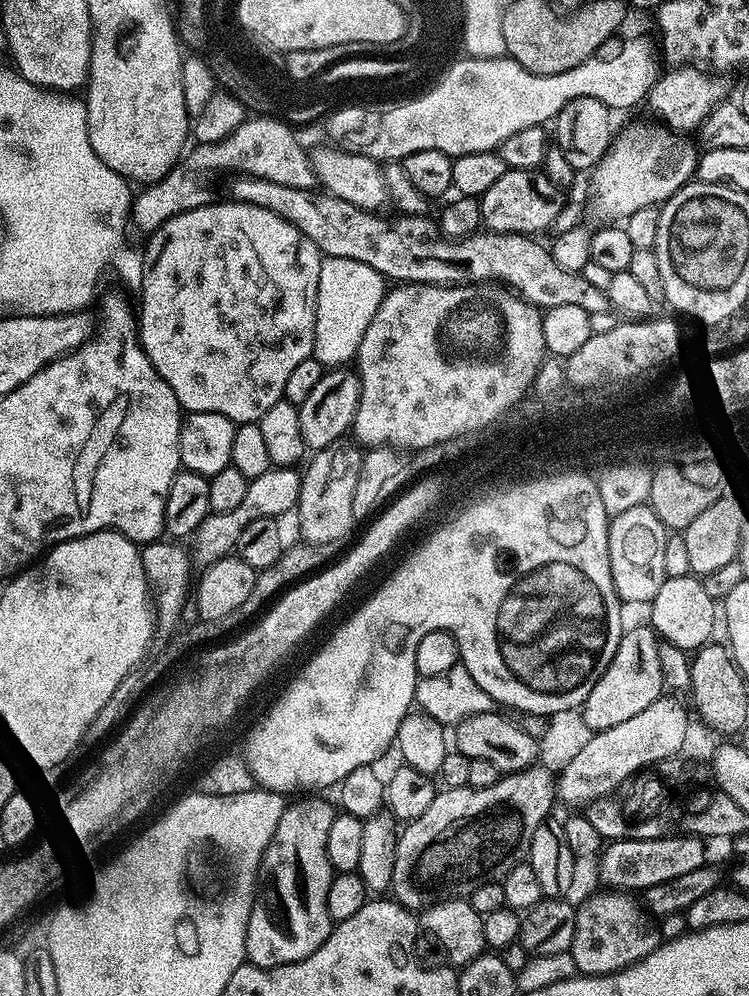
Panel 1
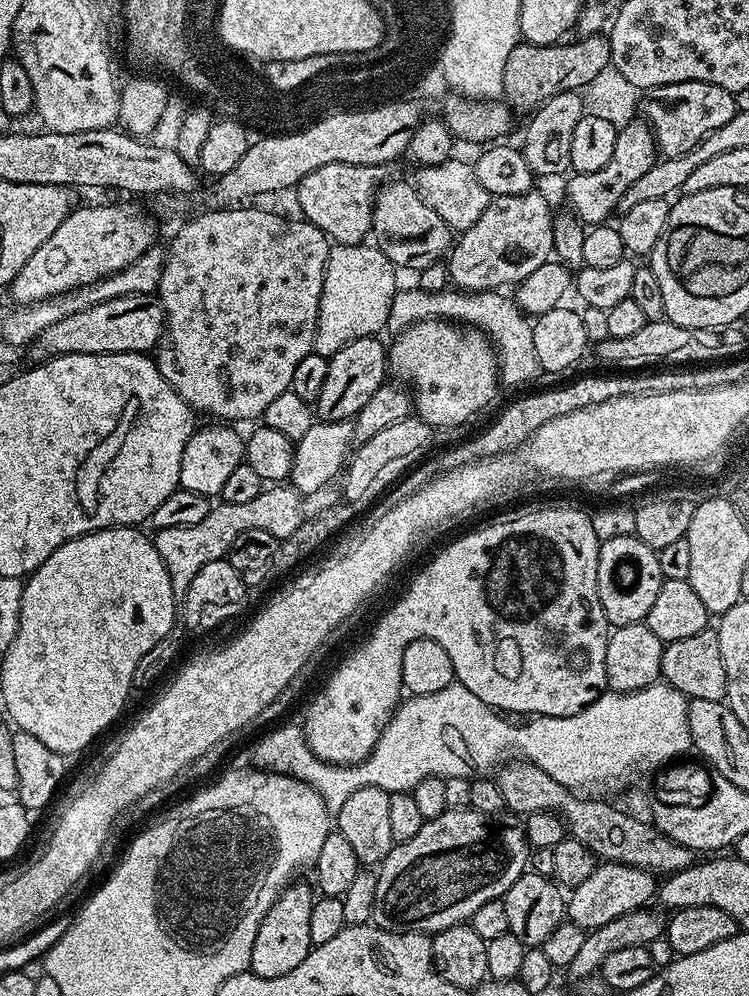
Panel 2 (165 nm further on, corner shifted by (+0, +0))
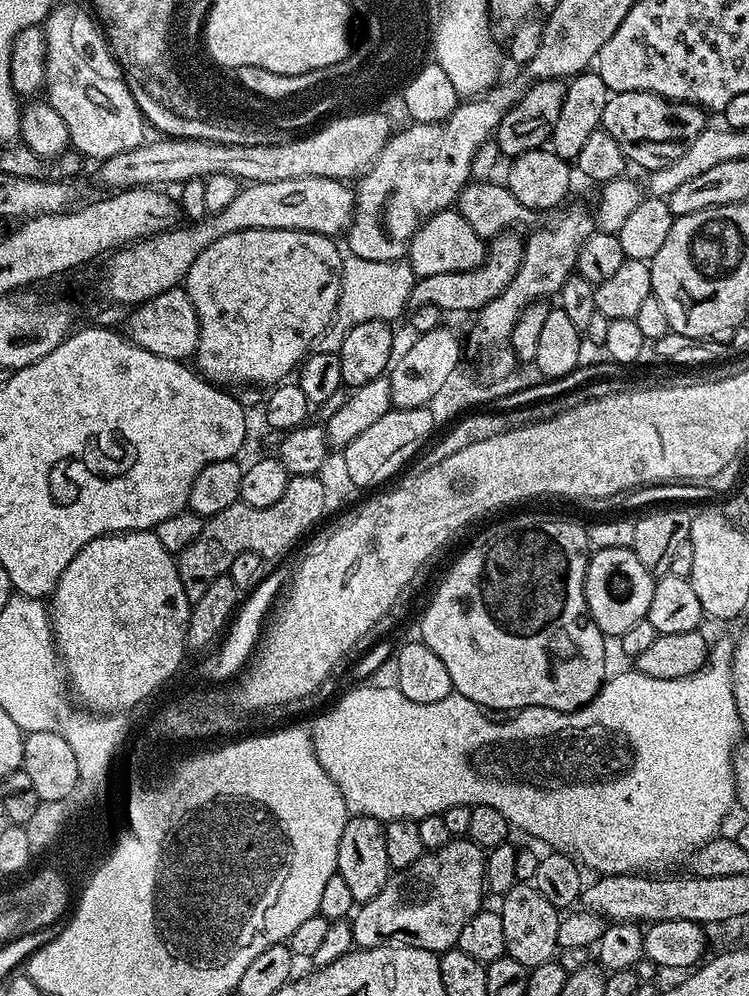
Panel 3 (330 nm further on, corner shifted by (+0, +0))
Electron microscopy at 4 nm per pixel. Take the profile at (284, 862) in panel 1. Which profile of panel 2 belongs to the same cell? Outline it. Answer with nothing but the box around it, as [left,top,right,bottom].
[250,882,314,978]

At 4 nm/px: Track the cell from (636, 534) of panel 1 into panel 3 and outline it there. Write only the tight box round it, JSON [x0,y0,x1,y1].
[584,548,656,638]

